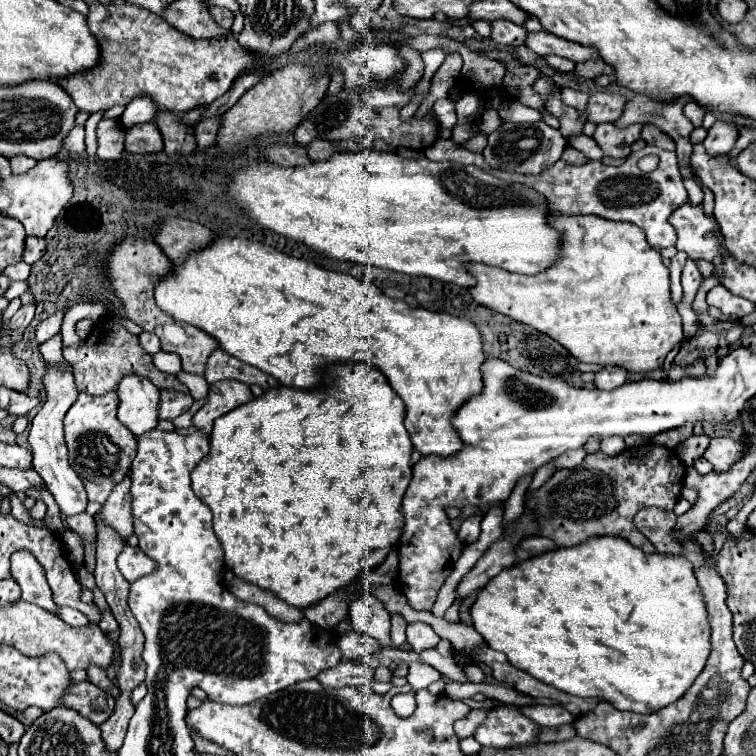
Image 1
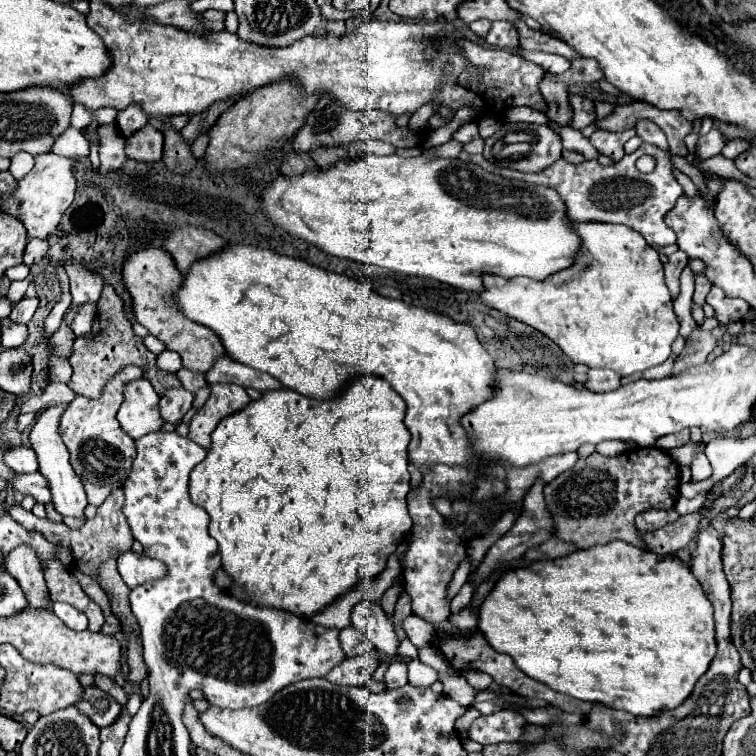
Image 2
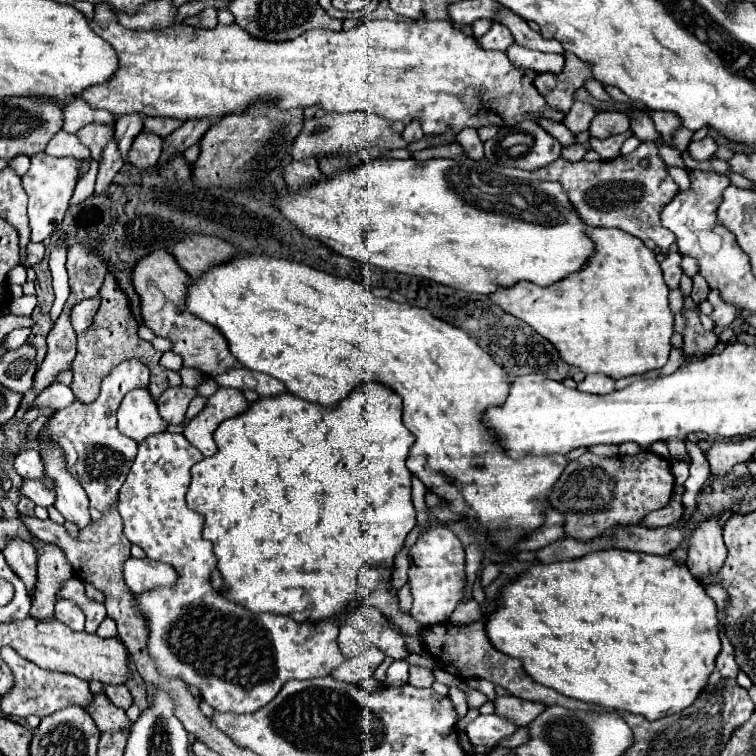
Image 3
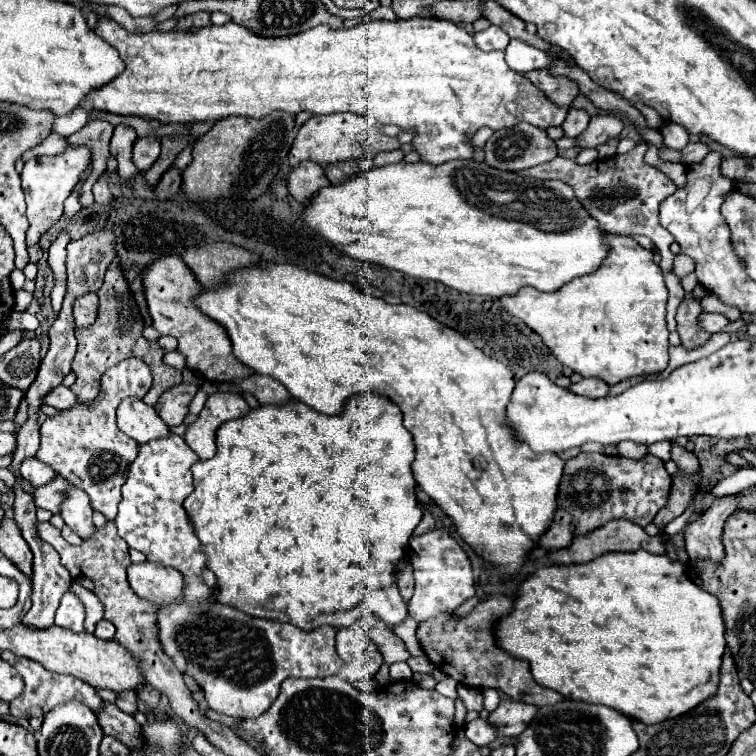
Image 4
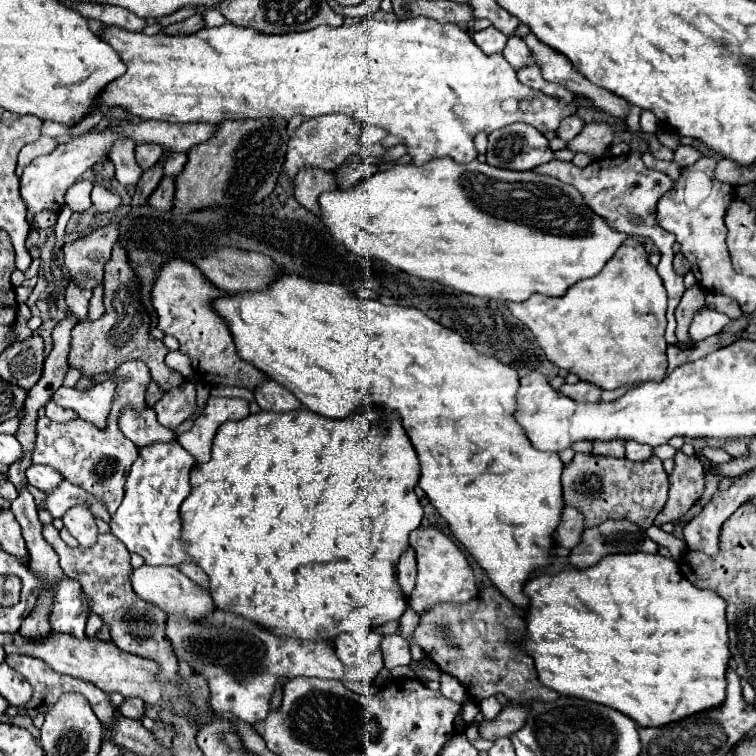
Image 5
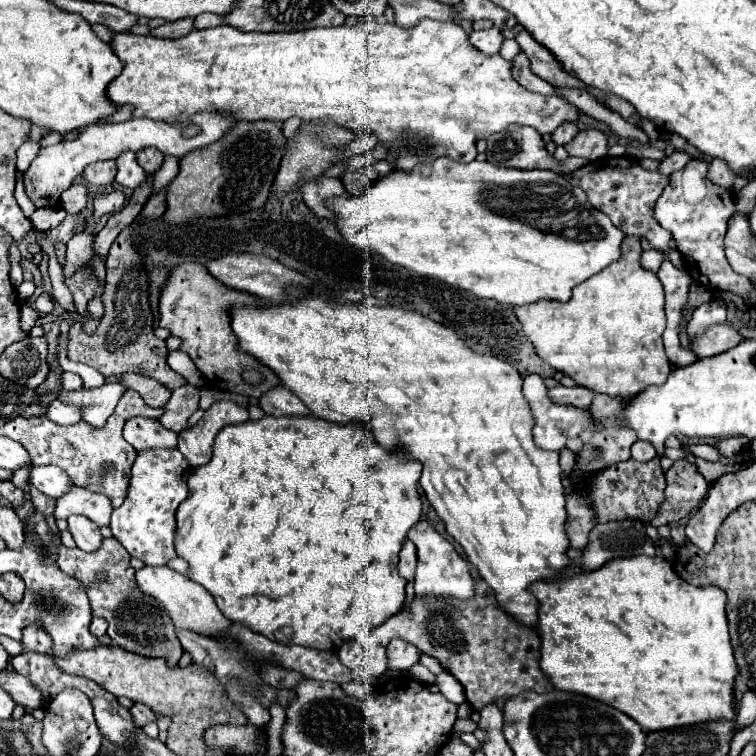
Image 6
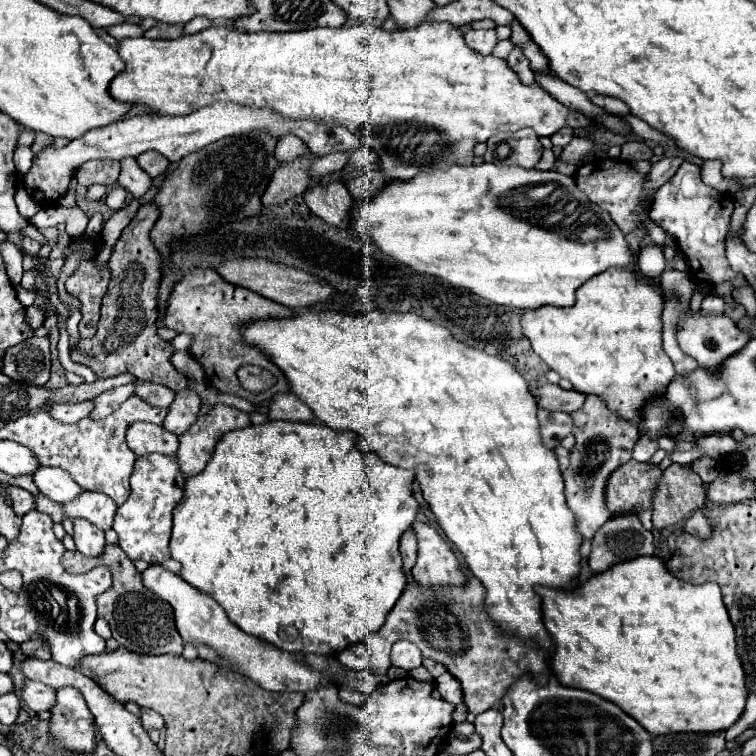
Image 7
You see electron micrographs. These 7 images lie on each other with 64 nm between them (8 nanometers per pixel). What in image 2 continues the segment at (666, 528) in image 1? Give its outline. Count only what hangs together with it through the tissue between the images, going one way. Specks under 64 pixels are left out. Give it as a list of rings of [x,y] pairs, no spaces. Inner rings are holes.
[[[670,508],[670,510],[648,510],[648,512],[642,512],[640,516],[636,516],[636,528],[640,532],[652,532],[652,530],[664,528],[666,524],[674,522],[676,518],[680,518],[680,514],[674,508]]]

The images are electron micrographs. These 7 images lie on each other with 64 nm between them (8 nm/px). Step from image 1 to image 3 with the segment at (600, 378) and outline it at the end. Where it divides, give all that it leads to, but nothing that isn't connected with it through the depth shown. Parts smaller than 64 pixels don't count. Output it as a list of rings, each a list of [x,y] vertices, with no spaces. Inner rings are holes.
[[[588,374],[576,388],[588,394],[610,394],[614,390],[614,380],[604,374]]]

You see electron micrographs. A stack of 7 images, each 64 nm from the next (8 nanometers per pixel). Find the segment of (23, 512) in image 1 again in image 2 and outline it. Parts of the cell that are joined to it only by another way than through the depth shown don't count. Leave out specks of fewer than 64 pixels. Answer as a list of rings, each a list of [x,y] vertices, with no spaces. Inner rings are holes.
[[[118,488],[116,492],[112,492],[112,496],[108,496],[108,502],[104,502],[100,508],[98,508],[98,514],[96,518],[92,520],[86,520],[86,524],[80,528],[80,530],[70,530],[66,524],[62,522],[52,522],[48,518],[36,518],[32,512],[20,508],[18,504],[12,506],[8,512],[10,516],[20,522],[26,530],[34,530],[34,532],[40,532],[48,542],[52,544],[58,544],[58,546],[66,546],[72,550],[72,556],[74,556],[74,562],[76,562],[76,568],[82,572],[82,574],[88,574],[92,578],[98,580],[98,574],[100,574],[100,566],[112,558],[112,556],[122,556],[124,552],[128,552],[132,548],[132,534],[130,534],[130,528],[128,528],[128,522],[124,520],[122,516],[122,504],[124,504],[124,494],[122,494],[122,488]]]

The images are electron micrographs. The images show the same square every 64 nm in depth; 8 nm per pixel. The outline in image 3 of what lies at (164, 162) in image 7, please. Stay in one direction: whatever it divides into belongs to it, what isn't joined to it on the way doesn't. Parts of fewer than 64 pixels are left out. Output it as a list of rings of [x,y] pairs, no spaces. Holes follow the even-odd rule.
[[[140,132],[128,152],[130,164],[136,168],[152,168],[156,166],[162,150],[162,138],[150,132]]]

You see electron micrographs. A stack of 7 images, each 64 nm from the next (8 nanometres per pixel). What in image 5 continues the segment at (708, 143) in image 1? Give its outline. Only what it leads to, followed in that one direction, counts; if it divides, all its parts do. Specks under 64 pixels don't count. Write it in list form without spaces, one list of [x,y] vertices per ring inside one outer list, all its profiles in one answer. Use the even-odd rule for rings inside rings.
[[[680,146],[676,152],[674,152],[674,162],[680,166],[680,168],[686,168],[690,164],[694,164],[696,160],[700,158],[700,152],[692,146]]]

